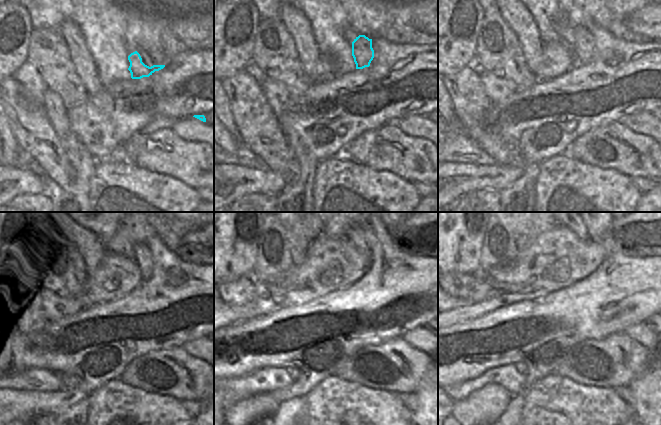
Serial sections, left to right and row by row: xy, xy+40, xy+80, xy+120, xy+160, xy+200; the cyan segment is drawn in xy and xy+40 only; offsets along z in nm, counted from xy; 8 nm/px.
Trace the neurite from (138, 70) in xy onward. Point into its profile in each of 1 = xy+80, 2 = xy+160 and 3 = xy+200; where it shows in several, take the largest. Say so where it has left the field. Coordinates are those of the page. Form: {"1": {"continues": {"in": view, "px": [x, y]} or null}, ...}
{"1": {"continues": {"in": "xy+80", "px": [580, 40]}}, "2": {"continues": {"in": "xy+160", "px": [356, 235]}}, "3": {"continues": {"in": "xy+200", "px": [582, 232]}}}

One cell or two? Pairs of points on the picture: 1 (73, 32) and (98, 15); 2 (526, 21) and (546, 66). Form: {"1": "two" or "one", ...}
{"1": "two", "2": "two"}

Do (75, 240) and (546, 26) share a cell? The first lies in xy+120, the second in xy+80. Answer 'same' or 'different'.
different

